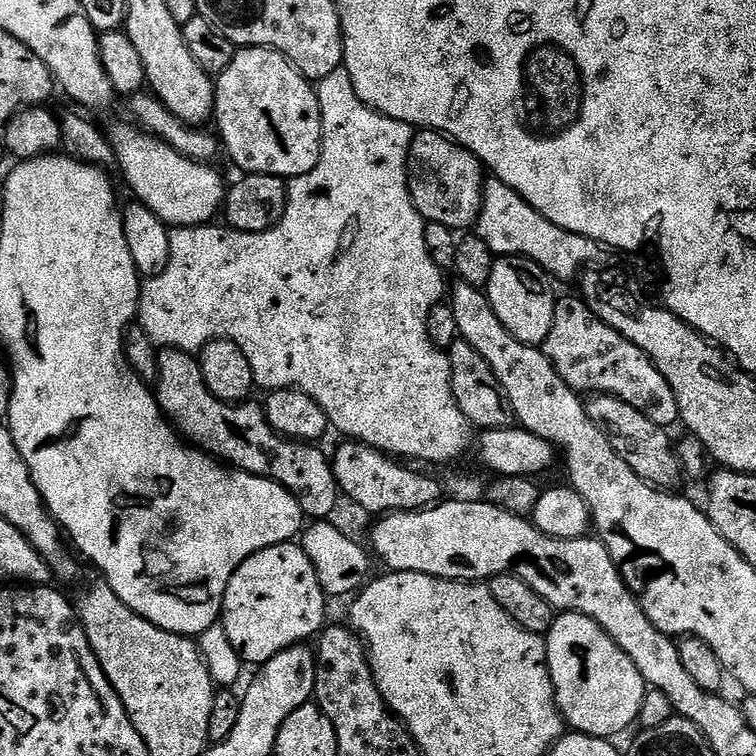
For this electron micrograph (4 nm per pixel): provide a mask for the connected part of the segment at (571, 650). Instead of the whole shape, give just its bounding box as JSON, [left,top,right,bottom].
[546,612,646,738]

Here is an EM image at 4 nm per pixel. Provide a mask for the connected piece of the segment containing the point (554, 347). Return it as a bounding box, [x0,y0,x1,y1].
[542,295,680,429]

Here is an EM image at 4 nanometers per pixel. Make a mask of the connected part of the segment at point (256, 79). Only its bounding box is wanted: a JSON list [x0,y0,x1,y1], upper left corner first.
[214,48,324,178]

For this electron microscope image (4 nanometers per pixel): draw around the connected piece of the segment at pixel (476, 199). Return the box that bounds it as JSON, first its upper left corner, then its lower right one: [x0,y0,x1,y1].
[408,130,486,230]

